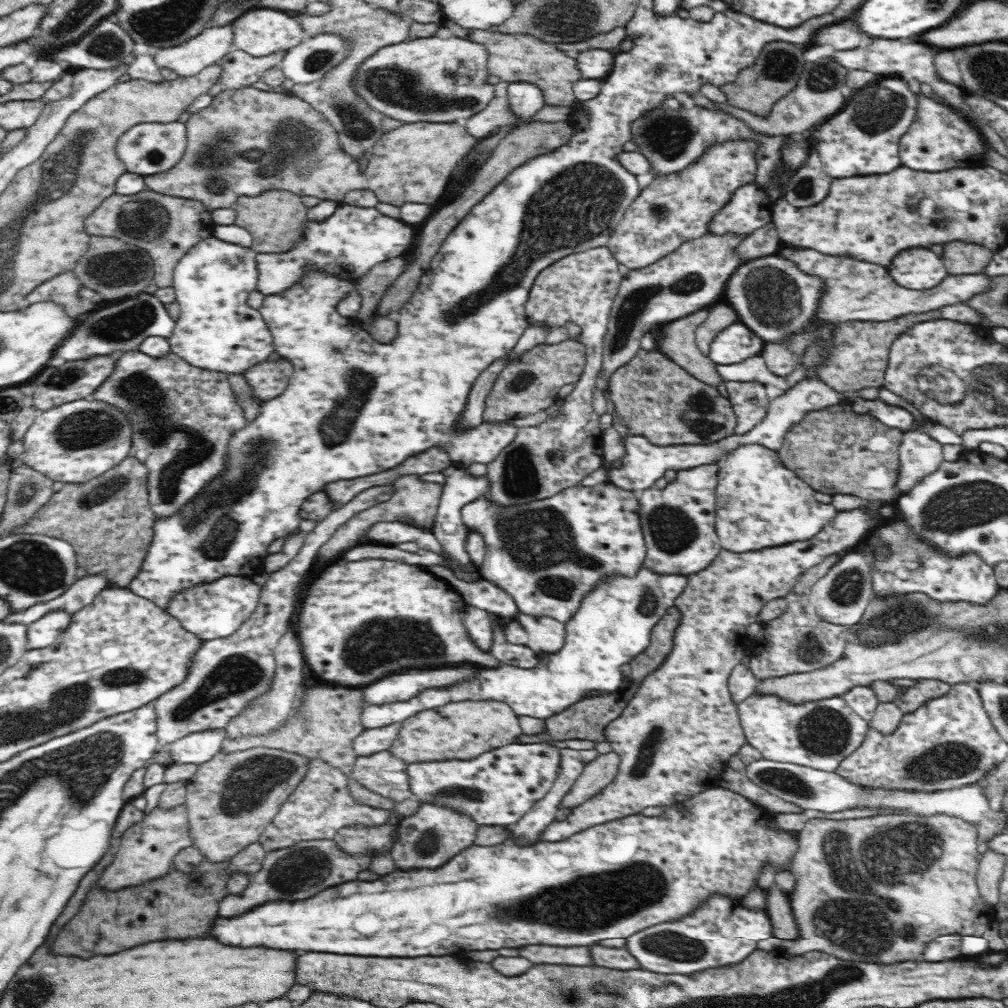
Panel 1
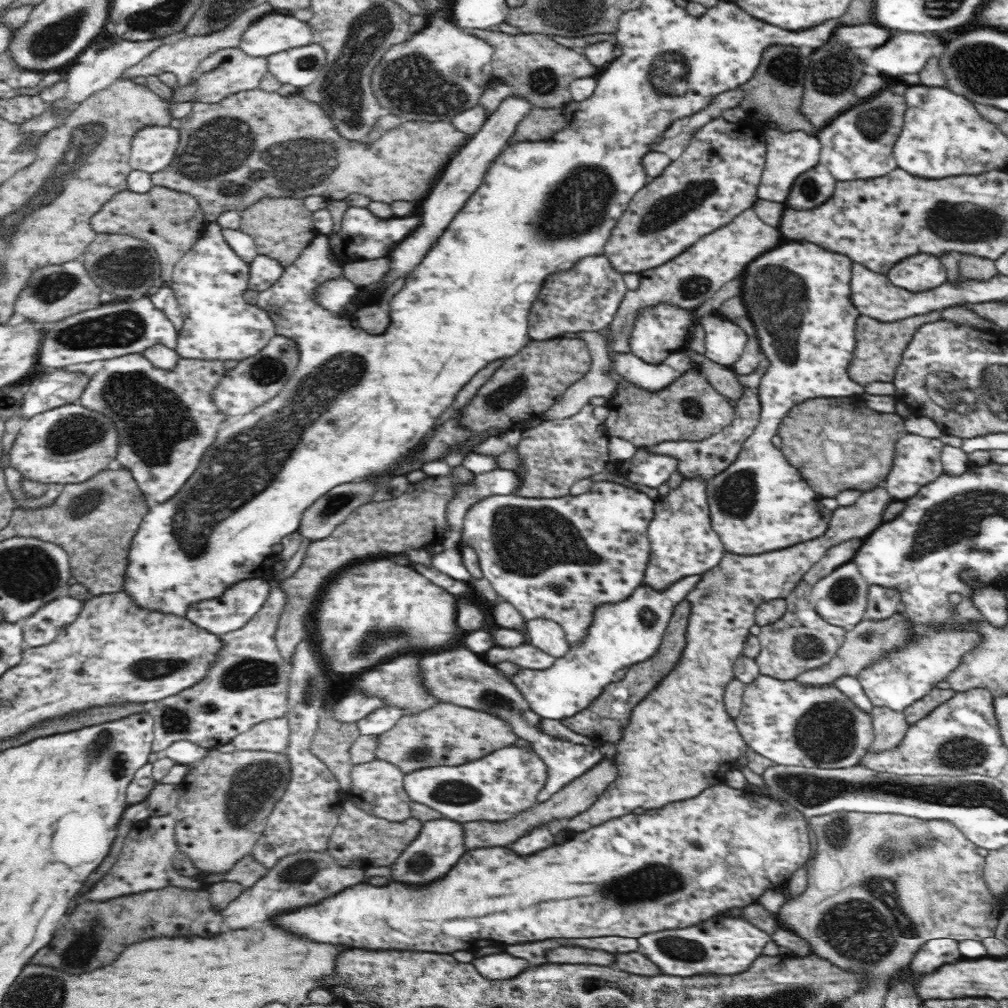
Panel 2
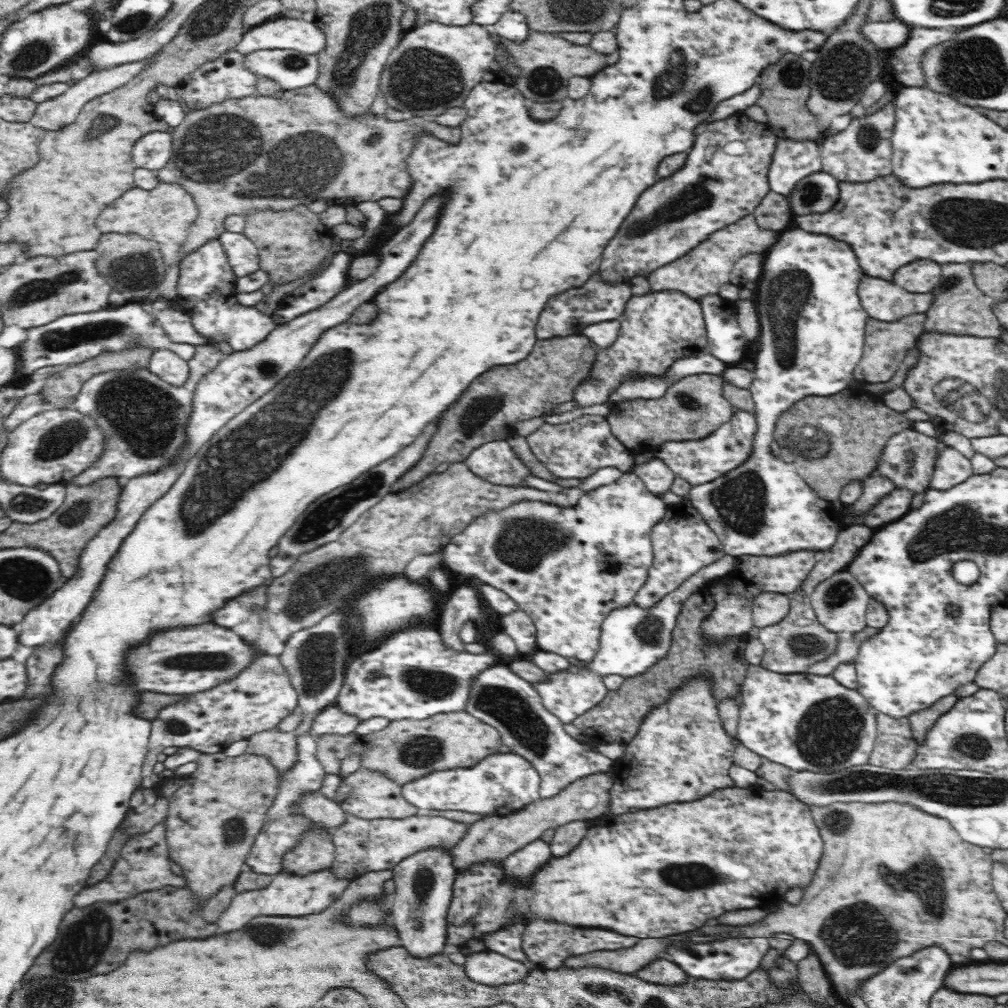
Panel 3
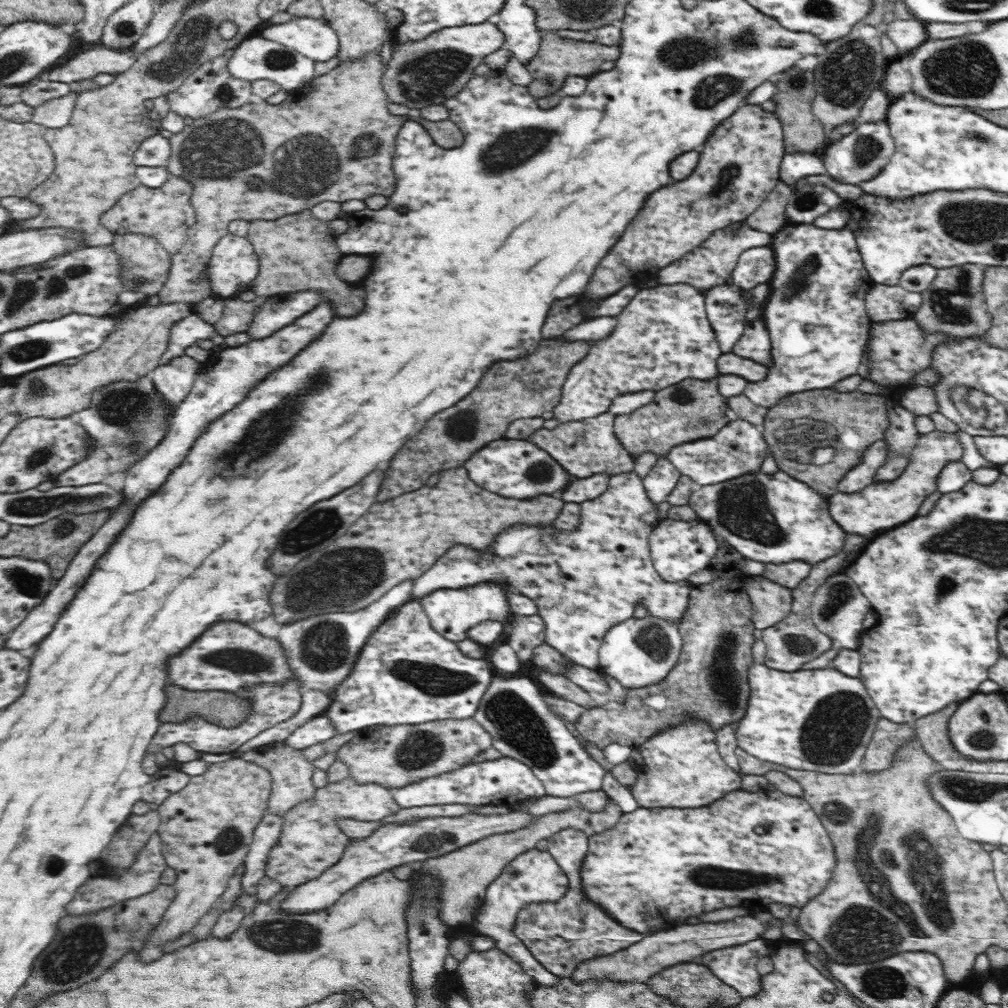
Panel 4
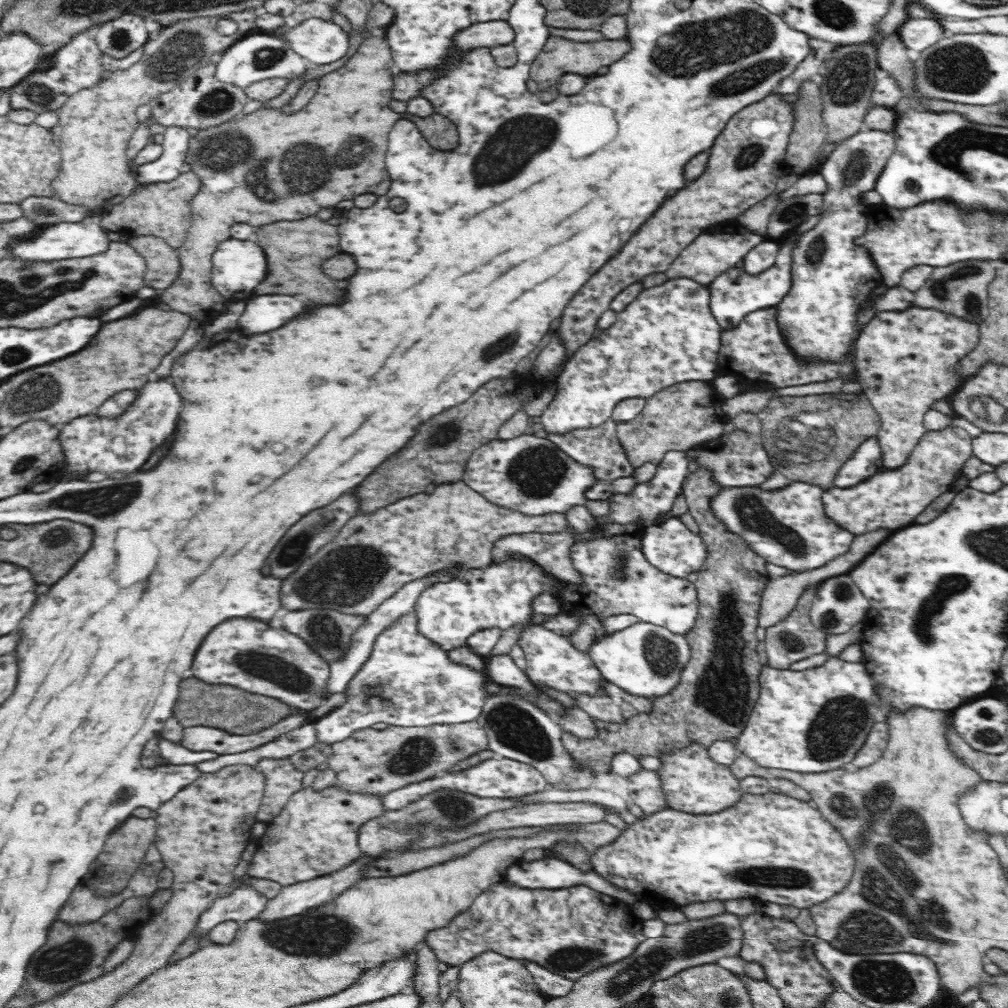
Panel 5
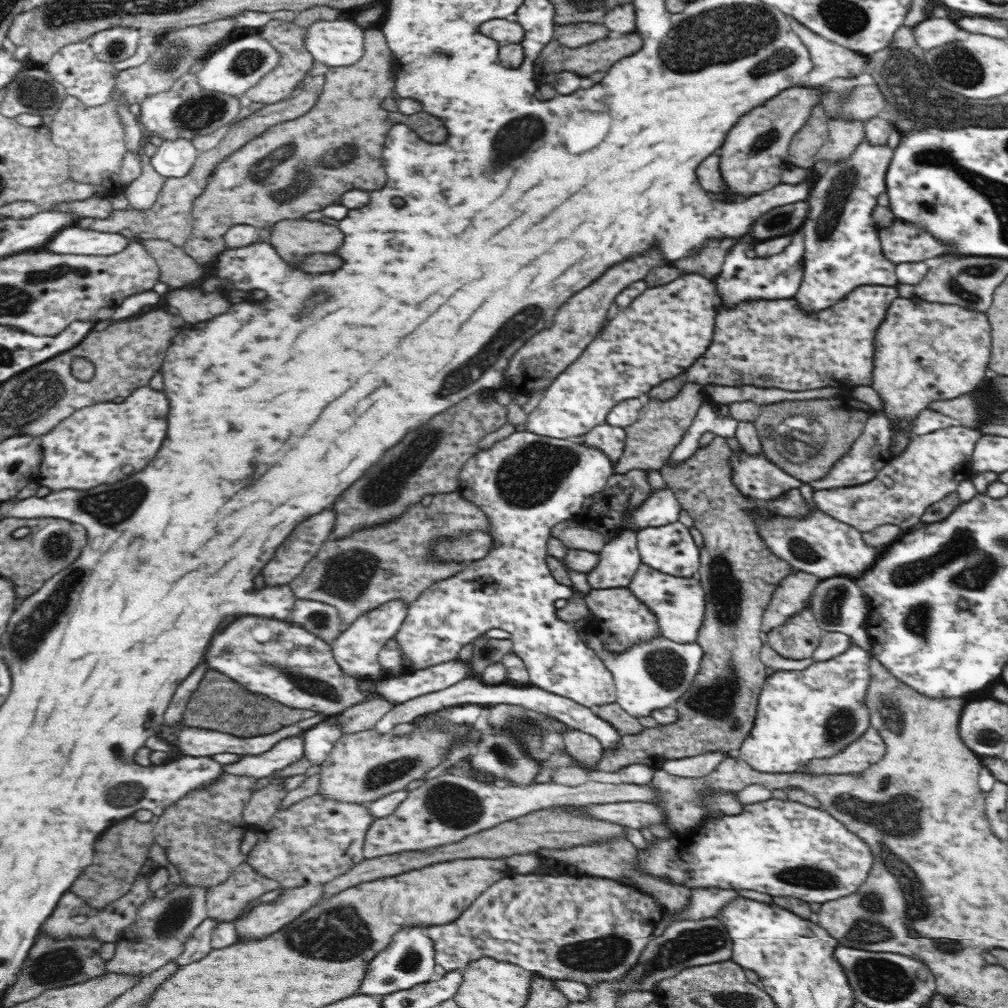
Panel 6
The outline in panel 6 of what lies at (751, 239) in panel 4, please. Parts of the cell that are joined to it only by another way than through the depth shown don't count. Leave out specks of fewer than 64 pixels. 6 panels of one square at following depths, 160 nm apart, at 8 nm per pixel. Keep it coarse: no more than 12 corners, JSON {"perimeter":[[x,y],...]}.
{"perimeter":[[736,239],[708,241],[697,255],[672,264],[687,273],[720,274]]}

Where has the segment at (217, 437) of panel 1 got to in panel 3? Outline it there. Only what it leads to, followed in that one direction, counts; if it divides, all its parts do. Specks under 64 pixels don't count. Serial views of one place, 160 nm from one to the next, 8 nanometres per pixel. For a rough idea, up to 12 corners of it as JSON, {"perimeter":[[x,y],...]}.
{"perimeter":[[200,345],[172,386],[148,368],[92,375],[74,400],[104,434],[65,483],[134,478],[186,442],[194,388],[224,358]]}

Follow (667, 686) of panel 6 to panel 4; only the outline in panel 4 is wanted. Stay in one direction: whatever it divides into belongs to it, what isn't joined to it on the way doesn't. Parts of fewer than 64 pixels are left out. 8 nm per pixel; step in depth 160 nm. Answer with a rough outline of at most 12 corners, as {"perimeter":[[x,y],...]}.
{"perimeter":[[648,616],[608,629],[598,670],[625,690],[664,682],[677,624]]}

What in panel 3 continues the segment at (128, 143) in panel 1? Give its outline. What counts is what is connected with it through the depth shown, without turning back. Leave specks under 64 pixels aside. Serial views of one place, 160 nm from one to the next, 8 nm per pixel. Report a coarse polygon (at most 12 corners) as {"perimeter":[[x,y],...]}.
{"perimeter":[[152,131],[134,146],[138,167],[157,171],[172,156],[172,136]]}

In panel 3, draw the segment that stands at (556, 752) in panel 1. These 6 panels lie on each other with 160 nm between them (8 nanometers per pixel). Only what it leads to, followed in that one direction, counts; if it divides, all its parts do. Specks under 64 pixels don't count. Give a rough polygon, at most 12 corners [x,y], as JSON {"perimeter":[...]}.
{"perimeter":[[514,752],[401,786],[420,812],[506,815],[541,798]]}

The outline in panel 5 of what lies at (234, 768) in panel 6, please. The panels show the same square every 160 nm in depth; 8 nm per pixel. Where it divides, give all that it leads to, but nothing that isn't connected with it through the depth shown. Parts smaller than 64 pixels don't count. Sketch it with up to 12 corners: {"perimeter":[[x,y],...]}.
{"perimeter":[[314,722],[262,746],[202,761],[203,773],[225,766],[255,767],[262,759],[288,759],[316,744]]}

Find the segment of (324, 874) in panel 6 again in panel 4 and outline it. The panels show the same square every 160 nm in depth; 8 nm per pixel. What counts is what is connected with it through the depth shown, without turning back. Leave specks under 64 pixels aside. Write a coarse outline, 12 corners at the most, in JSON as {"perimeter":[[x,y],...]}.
{"perimeter":[[316,788],[284,820],[264,874],[288,888],[318,878],[350,843],[340,819],[400,809],[389,789]]}

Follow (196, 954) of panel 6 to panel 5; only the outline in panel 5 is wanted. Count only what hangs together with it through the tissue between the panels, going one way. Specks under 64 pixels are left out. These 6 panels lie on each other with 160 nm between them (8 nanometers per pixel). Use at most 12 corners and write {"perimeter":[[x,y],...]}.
{"perimeter":[[252,885],[212,903],[191,936],[208,937],[221,922],[256,919],[268,899]]}

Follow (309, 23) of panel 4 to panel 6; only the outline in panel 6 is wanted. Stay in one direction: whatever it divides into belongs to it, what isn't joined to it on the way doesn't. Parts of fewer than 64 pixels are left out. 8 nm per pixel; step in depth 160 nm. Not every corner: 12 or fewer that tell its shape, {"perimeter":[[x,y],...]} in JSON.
{"perimeter":[[321,20],[305,46],[329,67],[354,66],[365,29],[354,20]]}

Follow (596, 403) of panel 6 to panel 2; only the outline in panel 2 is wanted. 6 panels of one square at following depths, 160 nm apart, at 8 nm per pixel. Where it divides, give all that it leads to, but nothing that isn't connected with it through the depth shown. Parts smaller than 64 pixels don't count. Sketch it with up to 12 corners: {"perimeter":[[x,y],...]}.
{"perimeter":[[644,306],[628,334],[630,355],[660,364],[686,350],[694,309]]}

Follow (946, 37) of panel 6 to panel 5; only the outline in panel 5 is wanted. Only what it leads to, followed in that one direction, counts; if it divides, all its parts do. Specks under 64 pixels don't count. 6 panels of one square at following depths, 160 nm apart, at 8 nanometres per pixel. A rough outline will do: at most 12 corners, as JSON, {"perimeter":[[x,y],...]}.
{"perimeter":[[910,18],[898,31],[907,48],[934,46],[944,28],[932,18]]}

